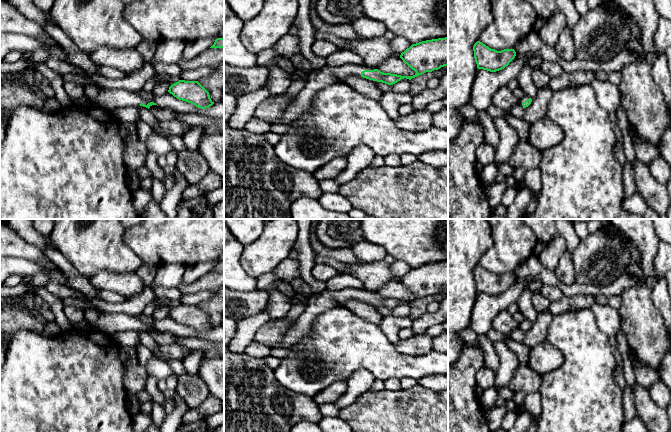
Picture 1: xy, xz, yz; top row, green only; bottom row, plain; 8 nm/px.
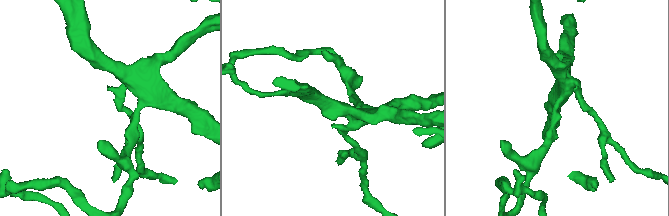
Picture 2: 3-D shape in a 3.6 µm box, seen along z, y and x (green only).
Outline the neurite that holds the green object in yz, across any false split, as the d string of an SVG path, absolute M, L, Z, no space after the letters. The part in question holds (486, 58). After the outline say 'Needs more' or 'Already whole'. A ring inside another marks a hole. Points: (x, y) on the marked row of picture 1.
M480 41L474 44L473 51L477 68L490 72L504 69L516 56L514 49L497 51L489 48Z. Already whole

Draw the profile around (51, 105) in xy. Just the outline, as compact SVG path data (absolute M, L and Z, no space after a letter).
M52 97L47 99L42 110L47 113L55 112L60 110L60 106L58 101L55 99L55 97Z

